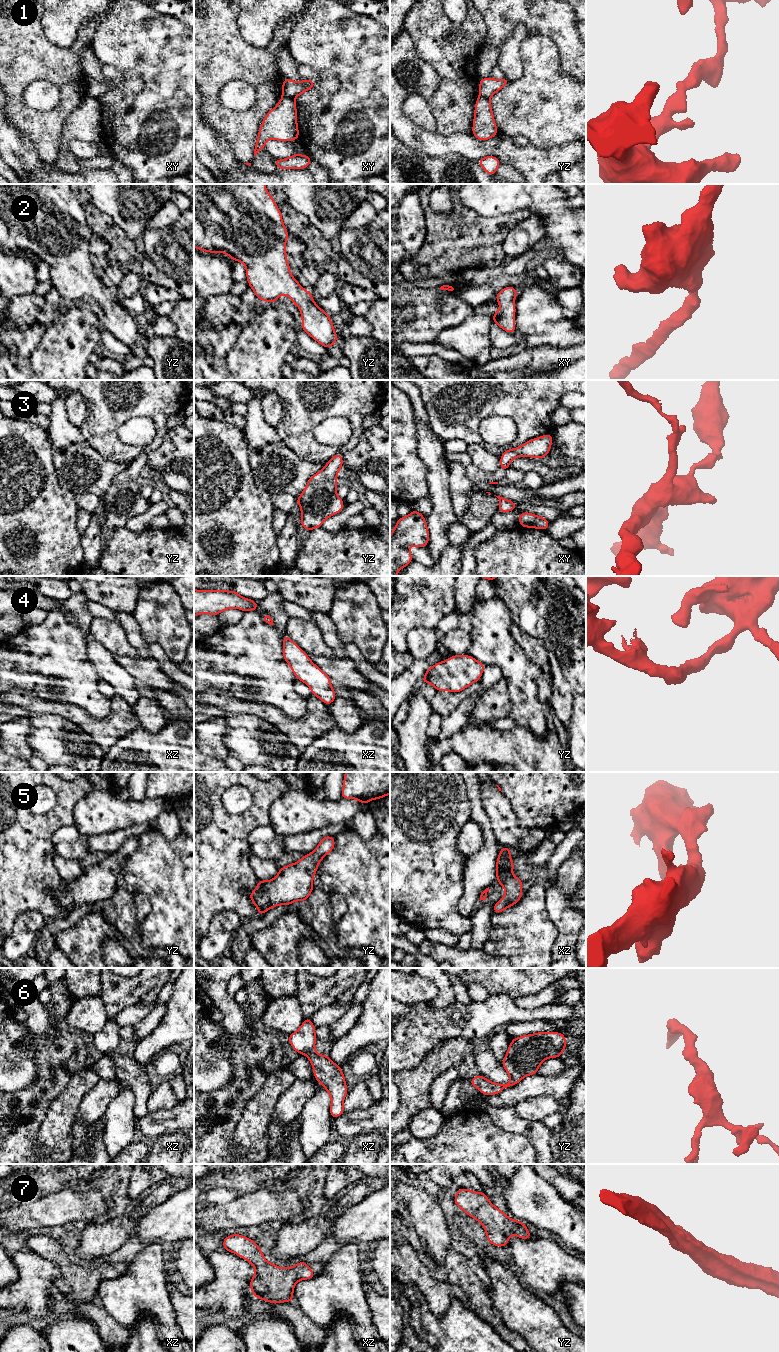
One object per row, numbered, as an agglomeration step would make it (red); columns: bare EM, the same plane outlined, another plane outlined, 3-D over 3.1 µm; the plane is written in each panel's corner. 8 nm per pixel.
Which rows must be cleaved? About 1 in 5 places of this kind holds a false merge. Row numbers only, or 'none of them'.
1

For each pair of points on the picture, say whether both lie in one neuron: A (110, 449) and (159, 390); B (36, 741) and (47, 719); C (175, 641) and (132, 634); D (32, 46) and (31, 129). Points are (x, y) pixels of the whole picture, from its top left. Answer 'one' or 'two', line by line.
A: one
B: one
C: two
D: one

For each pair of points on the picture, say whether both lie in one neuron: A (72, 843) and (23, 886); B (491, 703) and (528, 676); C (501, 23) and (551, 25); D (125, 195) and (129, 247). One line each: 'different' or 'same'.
A: different
B: different
C: same
D: different

